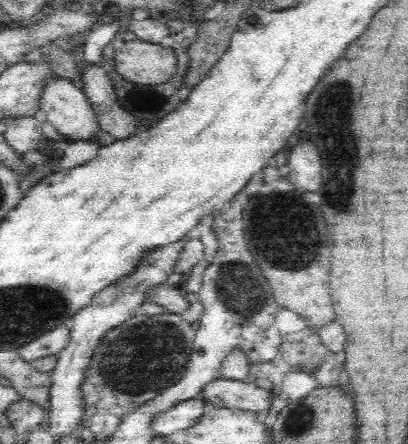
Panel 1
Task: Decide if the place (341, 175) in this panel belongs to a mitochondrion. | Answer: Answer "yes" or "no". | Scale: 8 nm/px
yes

